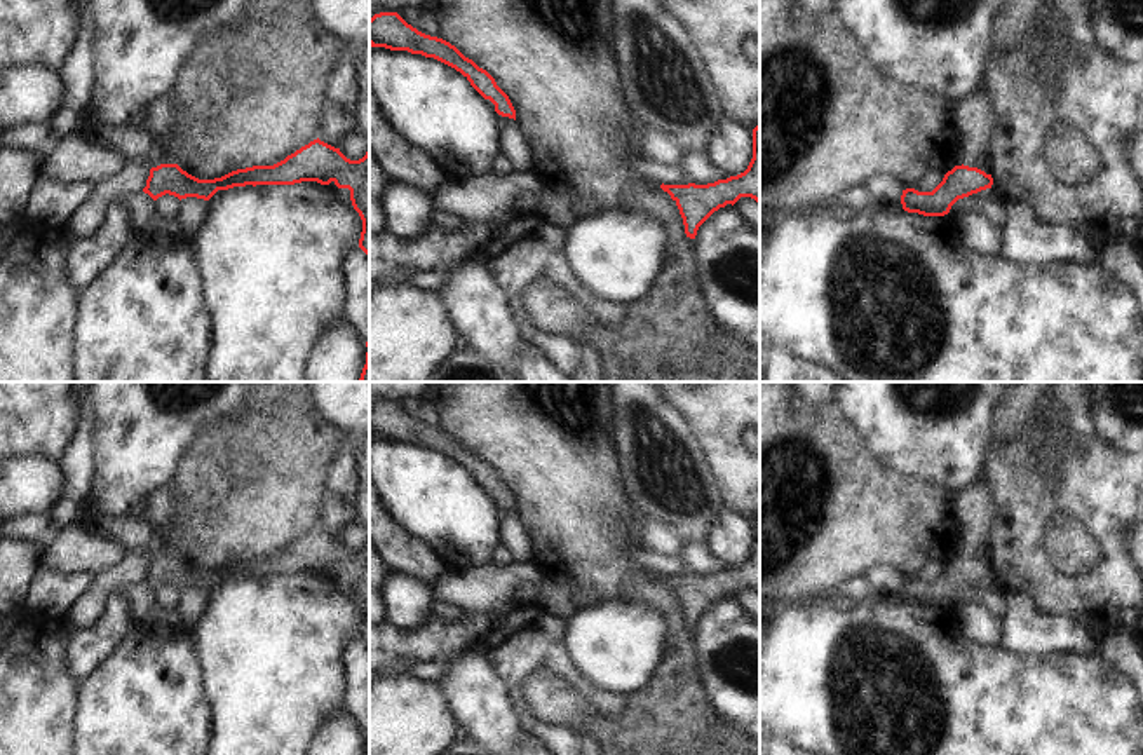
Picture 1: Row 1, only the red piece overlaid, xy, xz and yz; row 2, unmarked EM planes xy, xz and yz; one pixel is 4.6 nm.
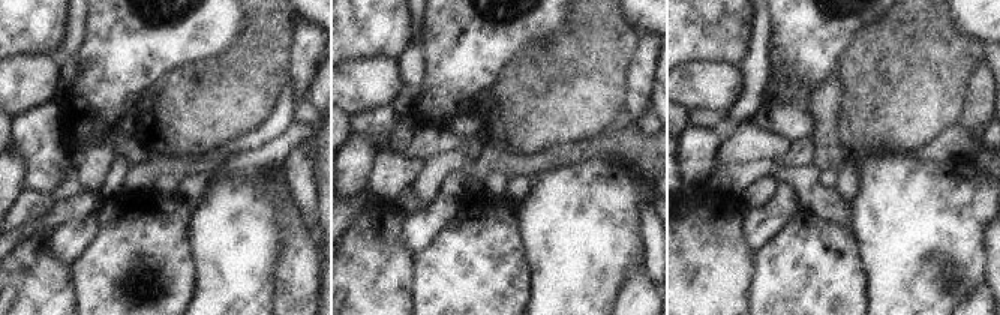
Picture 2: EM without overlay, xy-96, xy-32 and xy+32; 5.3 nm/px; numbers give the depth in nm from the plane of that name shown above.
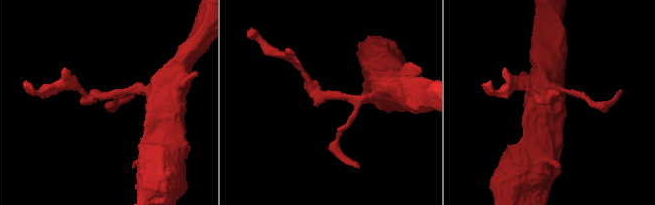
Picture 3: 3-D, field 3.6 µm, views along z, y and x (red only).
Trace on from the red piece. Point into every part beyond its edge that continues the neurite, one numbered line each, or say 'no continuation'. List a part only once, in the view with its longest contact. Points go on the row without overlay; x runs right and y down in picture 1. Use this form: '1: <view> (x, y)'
1: yz (974, 508)

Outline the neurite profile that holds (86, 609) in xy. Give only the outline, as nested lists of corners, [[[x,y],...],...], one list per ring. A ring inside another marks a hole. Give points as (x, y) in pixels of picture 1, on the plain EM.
[[[146,546],[129,549],[117,563],[92,574],[92,581],[70,605],[66,619],[75,629],[91,628],[98,622],[108,598],[134,582],[143,582],[150,567]]]

